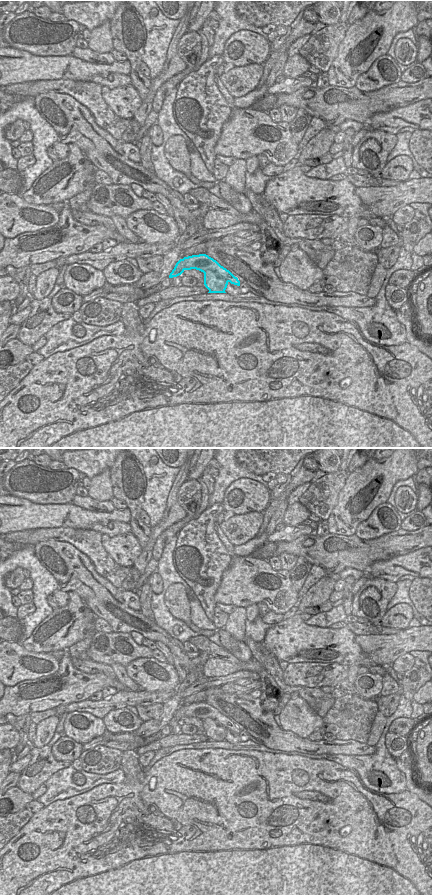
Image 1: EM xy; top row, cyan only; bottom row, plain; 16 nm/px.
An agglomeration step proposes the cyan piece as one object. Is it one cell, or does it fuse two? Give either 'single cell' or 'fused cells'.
fused cells

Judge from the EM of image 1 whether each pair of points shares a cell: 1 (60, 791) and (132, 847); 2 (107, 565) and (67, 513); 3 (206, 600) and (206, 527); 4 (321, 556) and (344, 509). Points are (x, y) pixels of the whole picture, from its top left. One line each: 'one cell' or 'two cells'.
1: two cells
2: two cells
3: one cell
4: two cells

